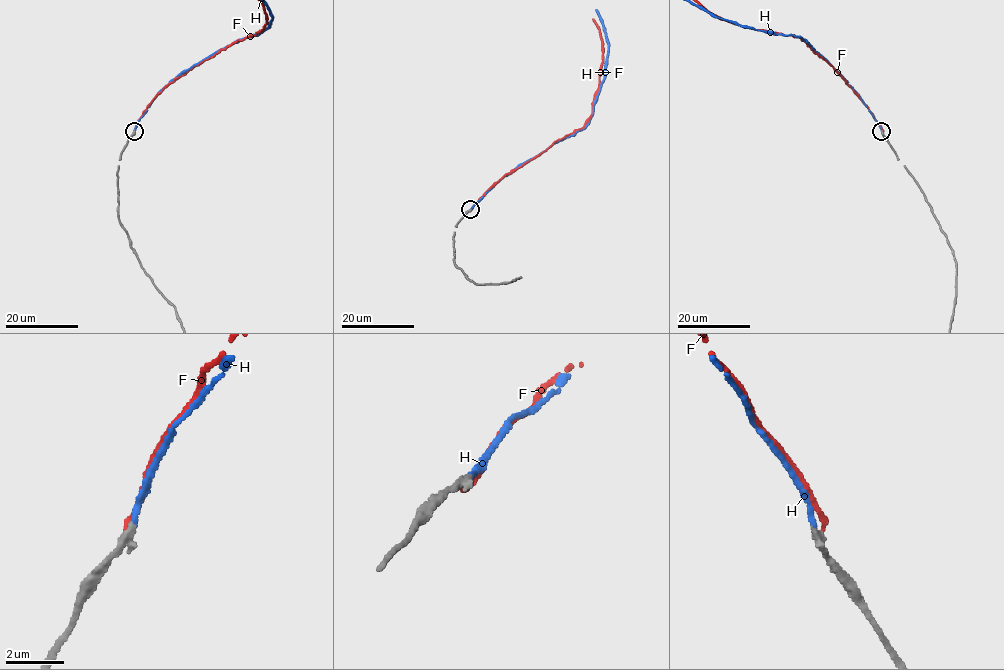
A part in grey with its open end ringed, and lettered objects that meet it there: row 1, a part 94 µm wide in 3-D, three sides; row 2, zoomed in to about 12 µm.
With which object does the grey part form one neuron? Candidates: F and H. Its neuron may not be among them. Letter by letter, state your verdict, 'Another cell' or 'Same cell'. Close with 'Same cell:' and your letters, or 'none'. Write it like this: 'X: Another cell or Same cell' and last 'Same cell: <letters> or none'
F: Another cell
H: Same cell
Same cell: H

